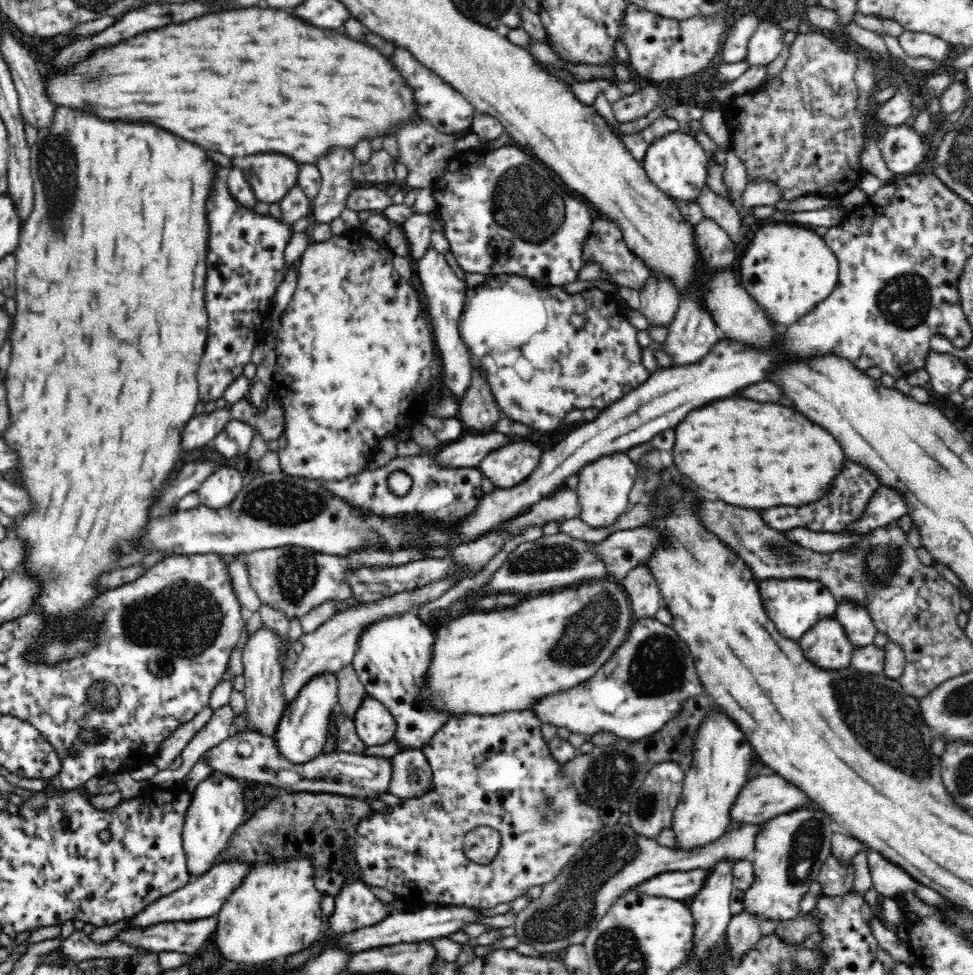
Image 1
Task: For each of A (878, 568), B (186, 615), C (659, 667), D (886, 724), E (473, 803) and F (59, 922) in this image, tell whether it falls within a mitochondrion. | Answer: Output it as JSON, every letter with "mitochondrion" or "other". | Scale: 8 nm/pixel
{"A":"mitochondrion","B":"mitochondrion","C":"mitochondrion","D":"mitochondrion","E":"other","F":"other"}

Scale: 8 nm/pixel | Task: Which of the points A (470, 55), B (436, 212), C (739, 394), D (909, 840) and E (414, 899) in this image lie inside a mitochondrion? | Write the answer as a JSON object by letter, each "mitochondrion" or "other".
{"A":"other","B":"other","C":"other","D":"other","E":"other"}

